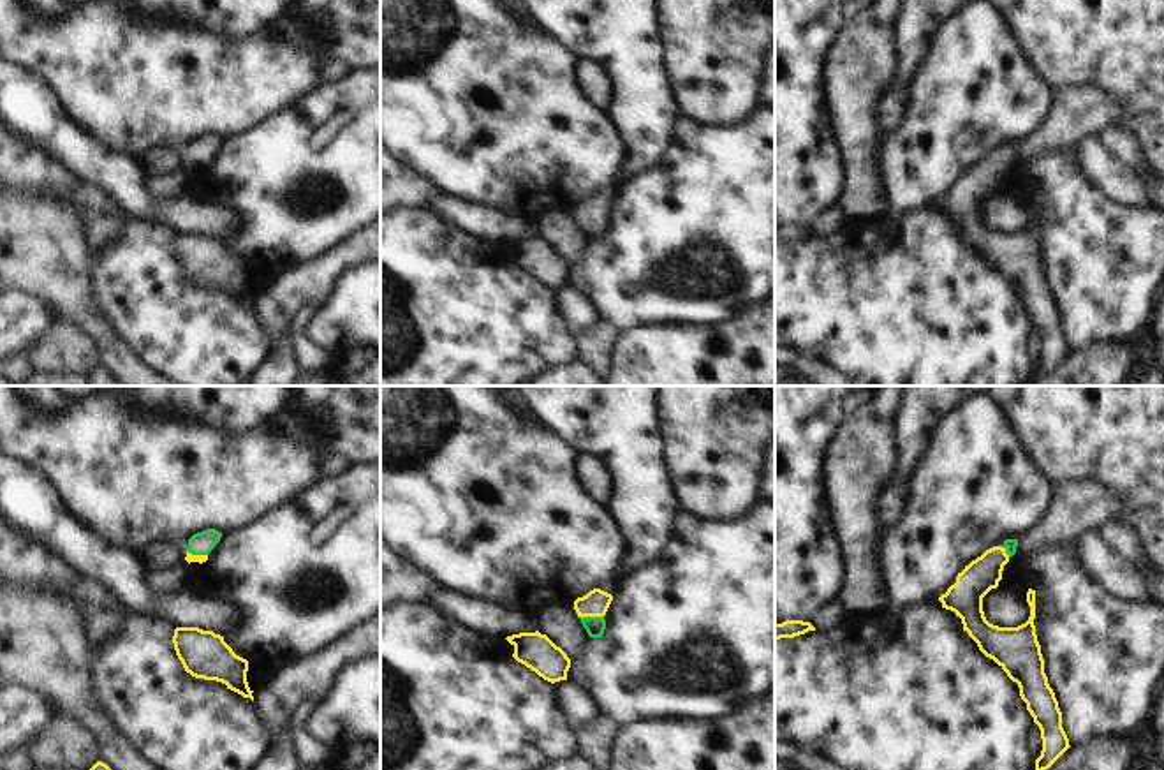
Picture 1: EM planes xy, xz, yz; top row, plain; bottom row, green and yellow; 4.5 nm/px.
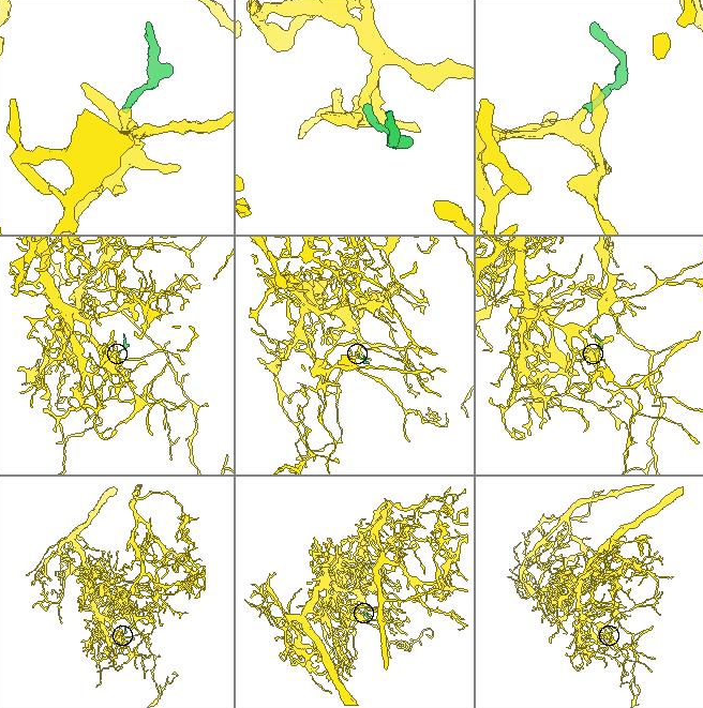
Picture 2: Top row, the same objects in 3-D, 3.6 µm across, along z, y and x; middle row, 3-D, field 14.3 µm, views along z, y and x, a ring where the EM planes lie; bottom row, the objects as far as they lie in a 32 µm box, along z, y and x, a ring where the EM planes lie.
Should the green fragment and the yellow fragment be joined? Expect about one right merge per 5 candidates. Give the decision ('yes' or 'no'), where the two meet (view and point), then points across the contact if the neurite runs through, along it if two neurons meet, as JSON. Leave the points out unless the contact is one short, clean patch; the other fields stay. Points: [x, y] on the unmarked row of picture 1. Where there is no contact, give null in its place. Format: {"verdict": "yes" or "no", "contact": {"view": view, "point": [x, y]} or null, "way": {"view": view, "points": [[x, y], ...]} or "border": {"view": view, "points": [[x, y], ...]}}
{"verdict": "yes", "contact": {"view": "xz", "point": [592, 222]}, "way": {"view": "xz", "points": [[594, 231], [592, 222], [596, 208]]}}

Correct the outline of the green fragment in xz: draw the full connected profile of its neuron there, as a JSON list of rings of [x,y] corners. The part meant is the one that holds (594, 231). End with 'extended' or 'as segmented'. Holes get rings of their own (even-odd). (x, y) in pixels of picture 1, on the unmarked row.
[[[593,194],[574,206],[574,215],[590,243],[602,243],[606,234],[604,220],[611,206],[613,201],[600,194]]] | extended

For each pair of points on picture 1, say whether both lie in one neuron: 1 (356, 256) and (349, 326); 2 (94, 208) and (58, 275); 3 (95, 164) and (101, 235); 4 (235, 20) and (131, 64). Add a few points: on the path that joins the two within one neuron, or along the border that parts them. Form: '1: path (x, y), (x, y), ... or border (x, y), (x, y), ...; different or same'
1: border (361, 263), (349, 268), (338, 279), (328, 298); different
2: border (57, 196), (80, 210), (90, 252); different
3: border (62, 162), (85, 182), (97, 185), (125, 215); different
4: border (168, 20), (191, 23), (224, 37), (249, 37); different

